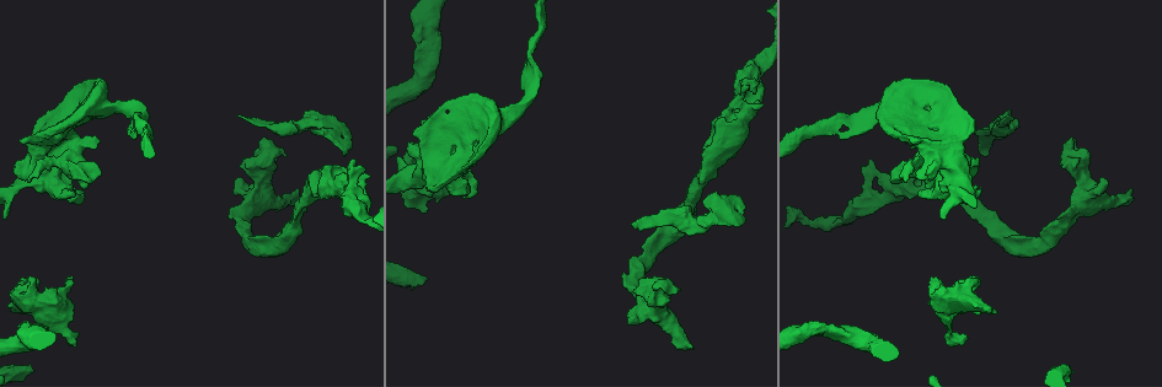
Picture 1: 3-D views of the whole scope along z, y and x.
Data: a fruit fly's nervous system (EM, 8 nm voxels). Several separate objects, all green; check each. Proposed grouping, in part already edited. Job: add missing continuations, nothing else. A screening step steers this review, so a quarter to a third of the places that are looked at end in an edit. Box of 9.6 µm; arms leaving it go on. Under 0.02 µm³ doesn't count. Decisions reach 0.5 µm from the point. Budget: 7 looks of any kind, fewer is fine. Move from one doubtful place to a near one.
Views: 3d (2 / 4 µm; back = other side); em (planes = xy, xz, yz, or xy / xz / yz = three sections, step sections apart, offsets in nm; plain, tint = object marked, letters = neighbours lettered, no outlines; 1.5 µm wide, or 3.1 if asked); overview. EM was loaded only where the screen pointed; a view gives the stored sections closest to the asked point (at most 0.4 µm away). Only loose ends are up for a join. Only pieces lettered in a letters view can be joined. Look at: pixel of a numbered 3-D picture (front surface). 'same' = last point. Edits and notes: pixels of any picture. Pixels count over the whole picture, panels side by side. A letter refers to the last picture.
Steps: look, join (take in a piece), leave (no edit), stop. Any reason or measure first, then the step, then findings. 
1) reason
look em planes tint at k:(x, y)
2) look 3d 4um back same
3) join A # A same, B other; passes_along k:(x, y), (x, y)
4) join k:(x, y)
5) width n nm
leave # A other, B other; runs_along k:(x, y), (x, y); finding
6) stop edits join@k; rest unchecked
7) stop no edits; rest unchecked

tapers out
look 3d 2um at 1:(1009, 114)

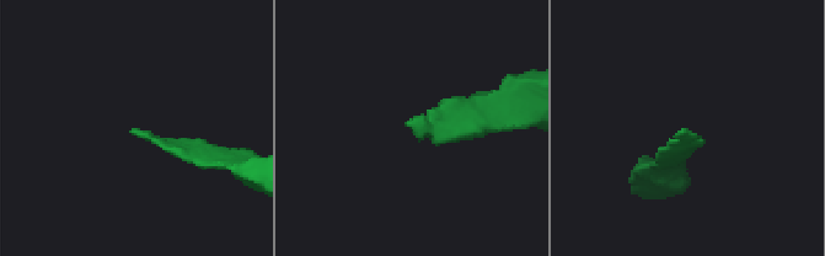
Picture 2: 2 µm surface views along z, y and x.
now the EM
look em planes letters at 2:(132, 133)

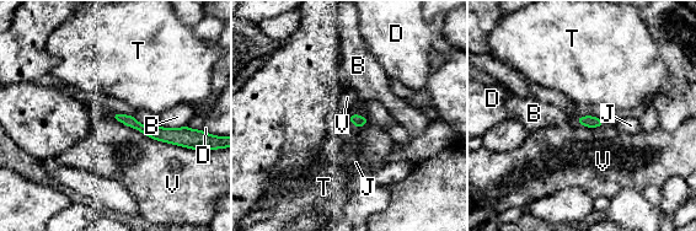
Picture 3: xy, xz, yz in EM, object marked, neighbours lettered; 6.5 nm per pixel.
longest_contact V 600 nm
leave # B other, D other, J other, T other, V other; runs_along 3:(116, 116), (153, 133), (186, 132); no lettered piece goes on from it

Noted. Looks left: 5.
look em yz step 4 tint at 1:(1132, 191)

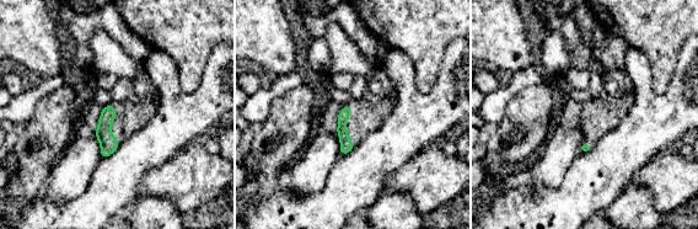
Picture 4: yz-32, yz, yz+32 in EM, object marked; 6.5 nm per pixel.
another direction
look em planes letters same

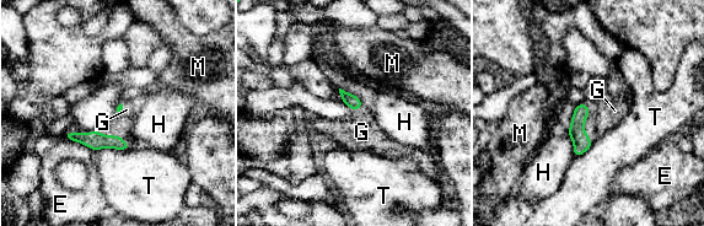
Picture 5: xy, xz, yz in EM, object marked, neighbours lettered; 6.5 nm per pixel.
join G # E other, G same, H other, M other, T other; it goes on there

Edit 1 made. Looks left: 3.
branch stops here
look 3d 4um at 1:(67, 279)

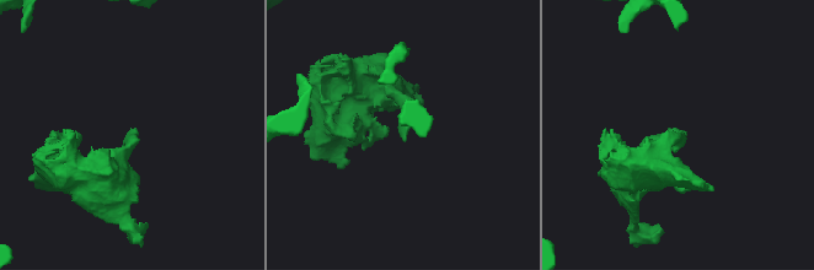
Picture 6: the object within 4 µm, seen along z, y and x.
look em yz step 8 tint at 6:(129, 130)

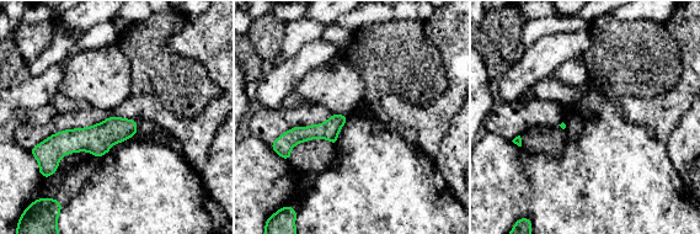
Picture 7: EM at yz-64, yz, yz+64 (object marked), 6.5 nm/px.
look em yz step 8 letters same

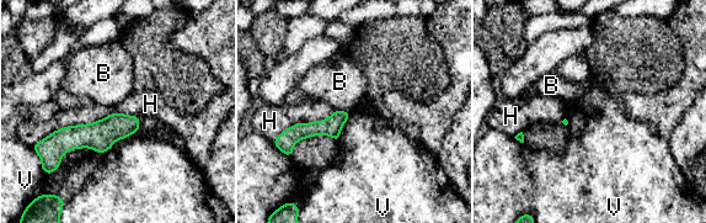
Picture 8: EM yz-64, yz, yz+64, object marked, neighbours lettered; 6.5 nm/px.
width 110 nm
leave # B other, H other, V other; runs_along 8:(135, 120), (100, 136), (49, 141); no lettered piece goes on from it

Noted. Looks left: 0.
stop edits join@5; rest unchecked

